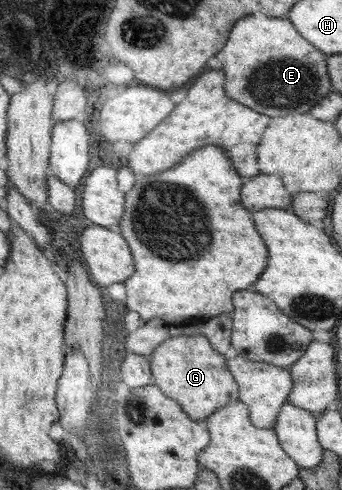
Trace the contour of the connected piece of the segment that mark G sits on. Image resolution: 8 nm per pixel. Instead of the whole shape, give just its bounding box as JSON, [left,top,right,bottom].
[149,335,240,421]

